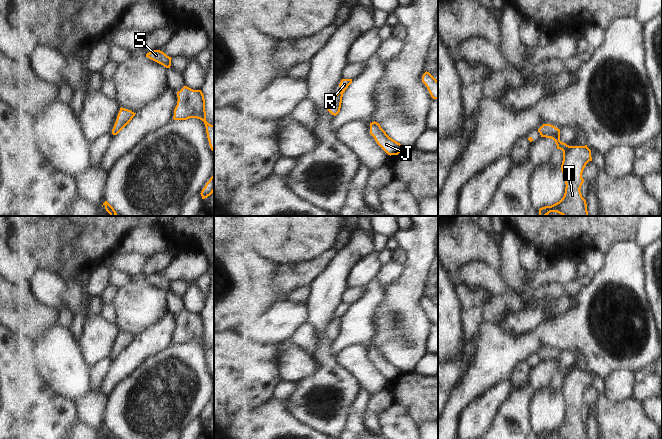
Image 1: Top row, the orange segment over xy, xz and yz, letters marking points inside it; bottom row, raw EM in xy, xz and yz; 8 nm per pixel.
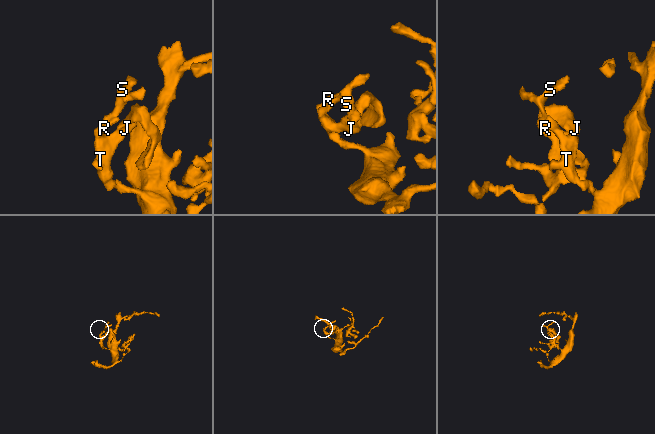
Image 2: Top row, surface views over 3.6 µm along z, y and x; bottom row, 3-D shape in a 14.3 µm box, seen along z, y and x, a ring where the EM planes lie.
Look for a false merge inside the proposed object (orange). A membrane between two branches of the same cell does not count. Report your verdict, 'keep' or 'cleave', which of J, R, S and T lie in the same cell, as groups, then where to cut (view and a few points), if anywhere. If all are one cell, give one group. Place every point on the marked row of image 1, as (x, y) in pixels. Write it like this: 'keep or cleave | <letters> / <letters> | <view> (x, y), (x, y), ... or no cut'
keep | J R S T | no cut

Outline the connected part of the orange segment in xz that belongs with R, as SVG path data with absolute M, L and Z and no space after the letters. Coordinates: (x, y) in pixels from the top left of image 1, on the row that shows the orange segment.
M342 79L339 87L341 88L341 91L338 92L332 100L330 101L327 110L334 116L336 116L340 112L341 103L342 103L342 97L345 90L348 88L348 86L352 83L352 79Z

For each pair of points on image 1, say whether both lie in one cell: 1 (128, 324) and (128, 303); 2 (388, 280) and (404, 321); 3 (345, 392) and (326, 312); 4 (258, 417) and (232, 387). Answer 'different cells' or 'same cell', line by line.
1: same cell
2: different cells
3: same cell
4: different cells

